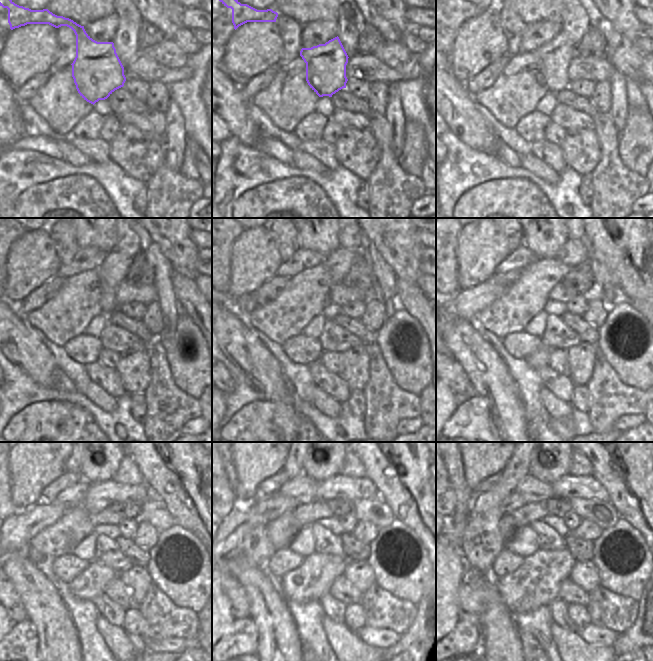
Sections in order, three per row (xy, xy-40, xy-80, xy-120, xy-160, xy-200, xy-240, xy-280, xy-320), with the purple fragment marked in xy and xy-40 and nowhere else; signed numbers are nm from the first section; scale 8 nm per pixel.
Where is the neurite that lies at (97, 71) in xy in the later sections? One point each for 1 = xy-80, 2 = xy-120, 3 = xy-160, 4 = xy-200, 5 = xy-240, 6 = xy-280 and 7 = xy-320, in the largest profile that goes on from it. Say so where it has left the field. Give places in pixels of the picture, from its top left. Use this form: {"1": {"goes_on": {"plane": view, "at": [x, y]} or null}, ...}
{"1": {"goes_on": {"plane": "xy-80", "at": [552, 59]}}, "2": {"goes_on": {"plane": "xy-120", "at": [112, 272]}}, "3": {"goes_on": {"plane": "xy-160", "at": [338, 264]}}, "4": {"goes_on": {"plane": "xy-200", "at": [575, 252]}}, "5": {"goes_on": {"plane": "xy-240", "at": [128, 472]}}, "6": {"goes_on": {"plane": "xy-280", "at": [353, 467]}}, "7": {"goes_on": {"plane": "xy-320", "at": [579, 465]}}}

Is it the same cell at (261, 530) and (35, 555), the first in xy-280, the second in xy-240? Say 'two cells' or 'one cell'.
one cell

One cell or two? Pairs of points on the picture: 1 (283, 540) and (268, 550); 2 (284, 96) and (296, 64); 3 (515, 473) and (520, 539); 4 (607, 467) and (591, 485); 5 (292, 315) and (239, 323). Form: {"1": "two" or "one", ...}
{"1": "two", "2": "one", "3": "two", "4": "two", "5": "two"}

